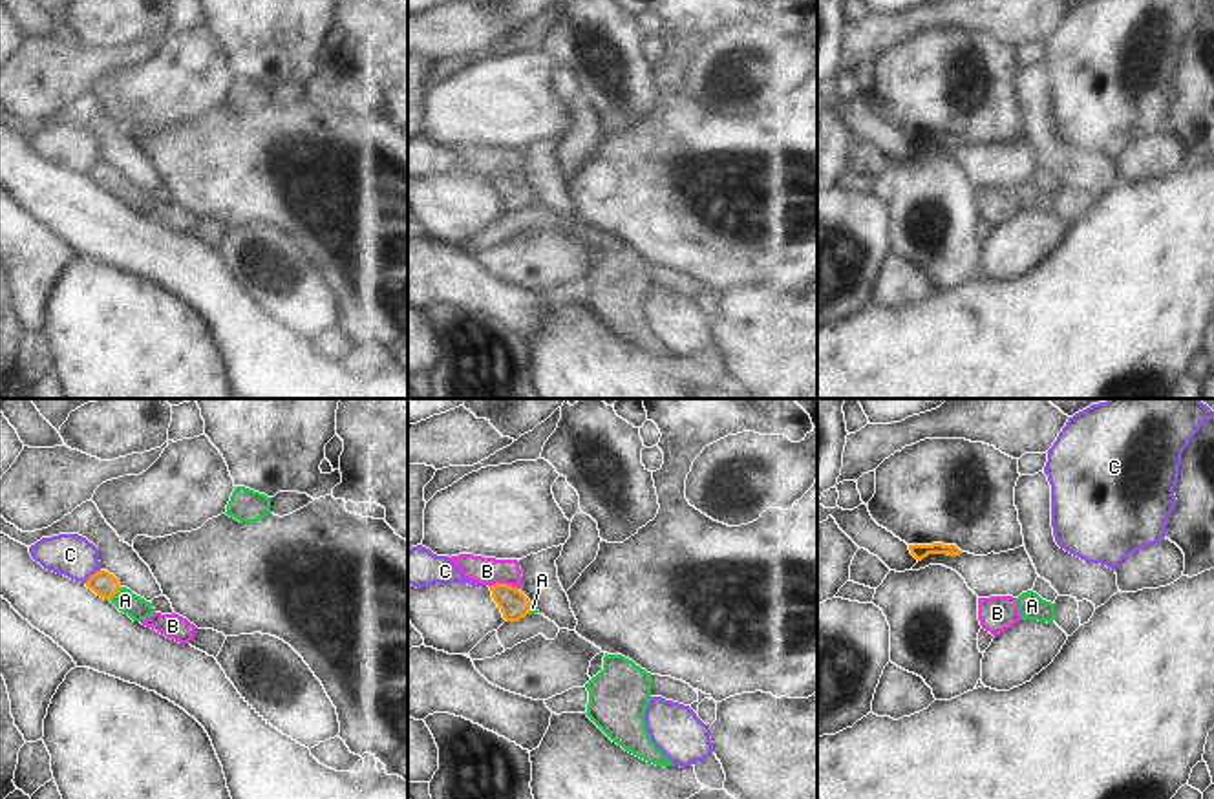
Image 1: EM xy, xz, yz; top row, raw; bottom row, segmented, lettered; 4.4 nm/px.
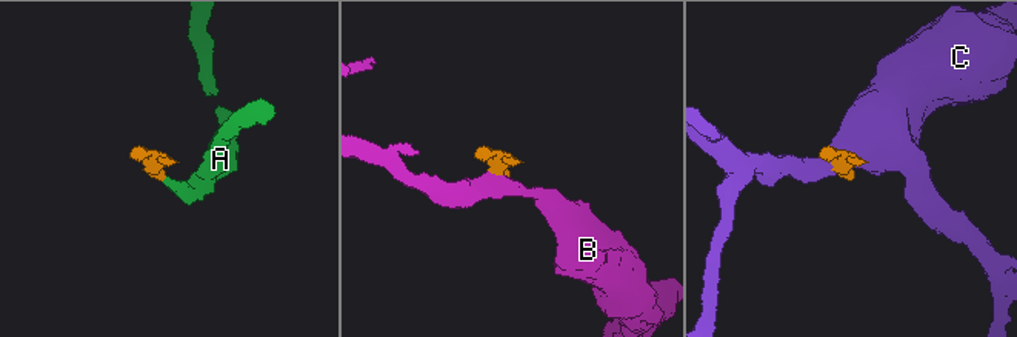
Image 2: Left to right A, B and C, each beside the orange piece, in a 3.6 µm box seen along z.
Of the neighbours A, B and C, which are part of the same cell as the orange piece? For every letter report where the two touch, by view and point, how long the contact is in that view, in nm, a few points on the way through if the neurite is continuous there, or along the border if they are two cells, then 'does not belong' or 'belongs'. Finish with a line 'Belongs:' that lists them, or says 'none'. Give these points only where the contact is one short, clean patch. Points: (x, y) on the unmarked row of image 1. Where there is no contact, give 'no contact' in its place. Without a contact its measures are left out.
A: contact xy (116, 183); length 80 nm; way xy (103, 174), (116, 183), (125, 191); belongs
B: contact xz (505, 174); length 130 nm; border xz (490, 176), (511, 174), (518, 180); does not belong
C: contact xy (92, 165); length 90 nm; border xy (99, 159), (85, 172); does not belong
Belongs: A

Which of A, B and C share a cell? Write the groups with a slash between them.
A / B / C

